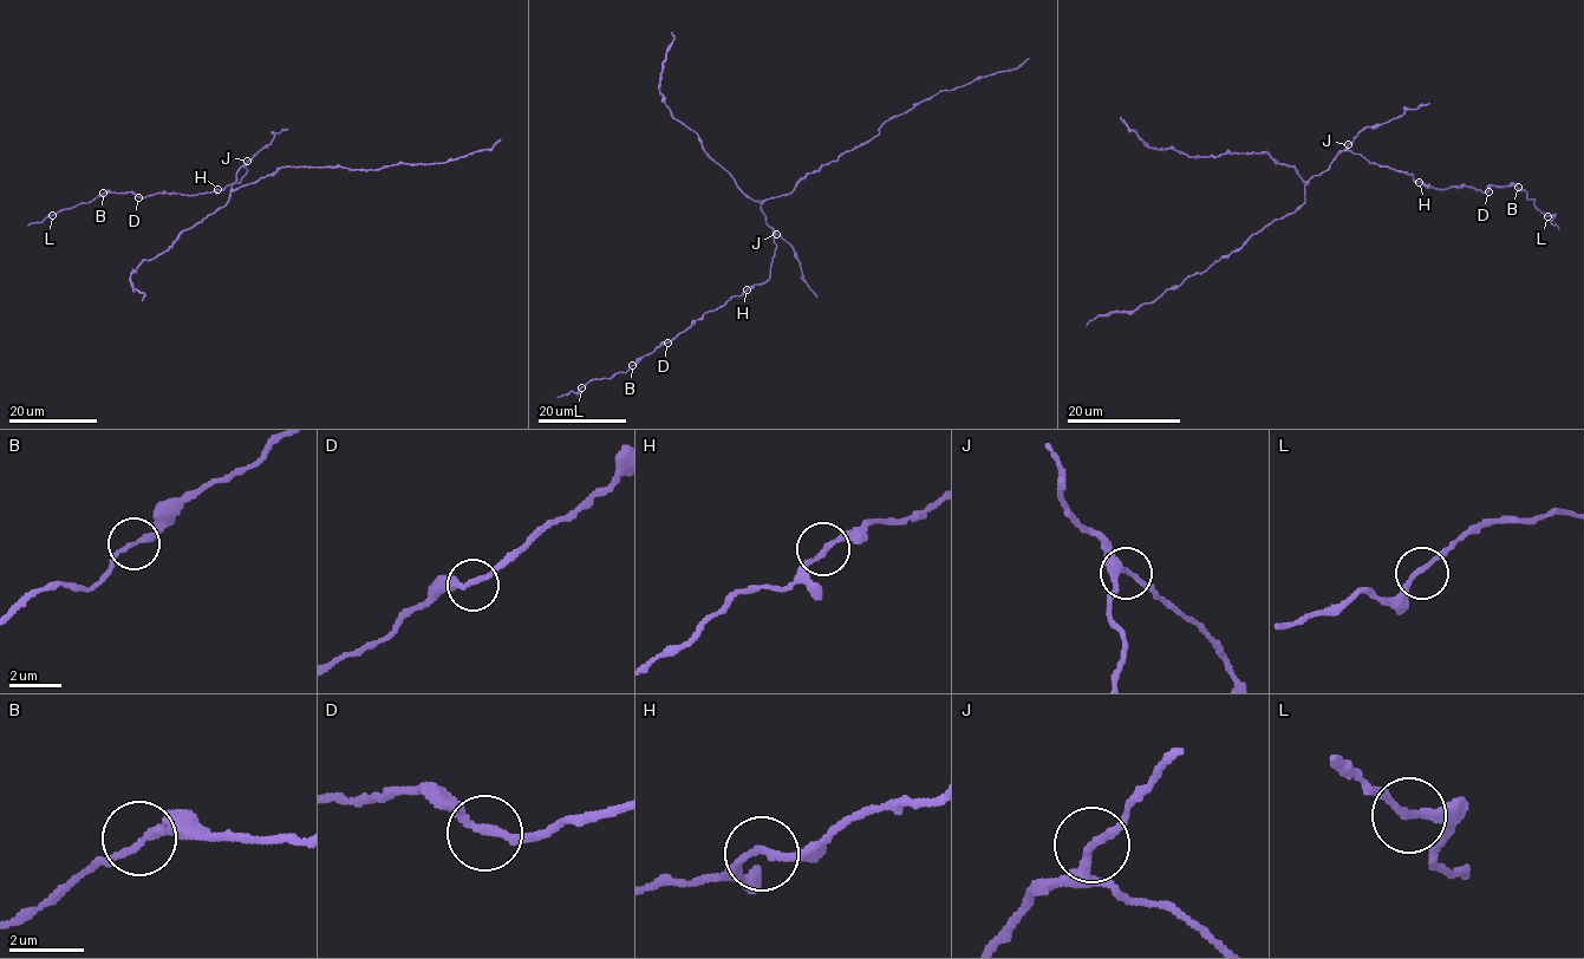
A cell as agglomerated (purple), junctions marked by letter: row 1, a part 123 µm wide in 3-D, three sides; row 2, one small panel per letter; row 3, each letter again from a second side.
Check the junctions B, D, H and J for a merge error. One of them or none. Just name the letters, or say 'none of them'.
none of them

